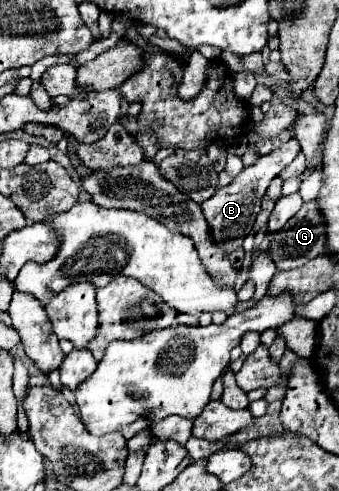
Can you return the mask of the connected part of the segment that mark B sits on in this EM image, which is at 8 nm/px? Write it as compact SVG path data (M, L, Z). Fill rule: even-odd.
M290 139L286 141L282 147L274 149L272 153L268 155L262 155L258 159L258 163L254 163L252 167L246 167L242 169L242 173L226 187L220 187L208 201L204 201L200 207L202 207L202 213L212 229L212 237L216 241L224 241L224 239L234 239L234 237L246 237L250 231L252 231L252 225L256 221L256 215L260 211L260 201L262 201L262 195L268 187L268 183L298 155L300 151L300 145L298 145L298 139Z

